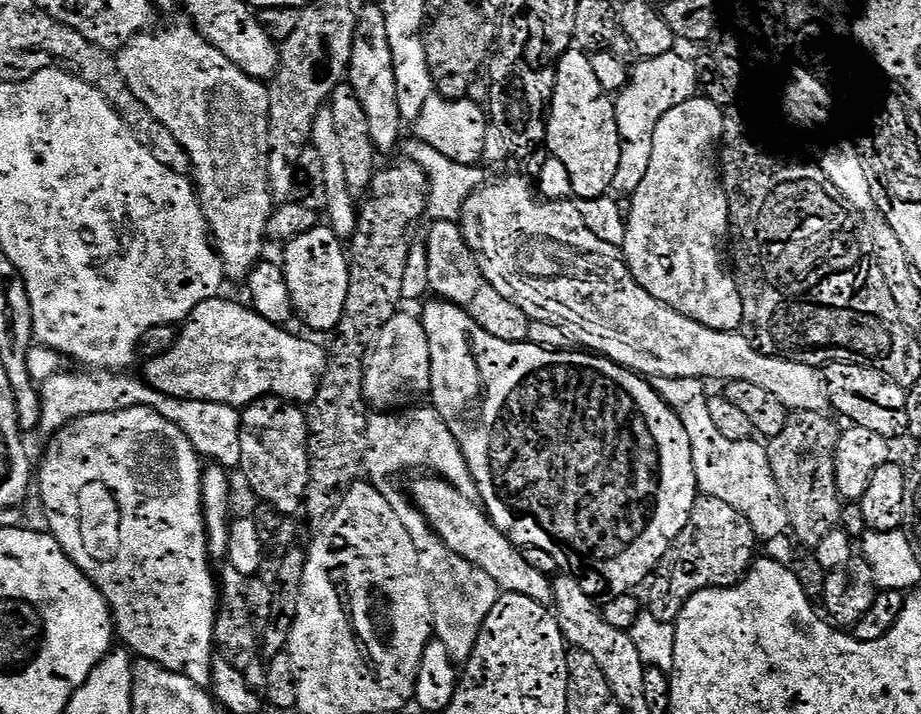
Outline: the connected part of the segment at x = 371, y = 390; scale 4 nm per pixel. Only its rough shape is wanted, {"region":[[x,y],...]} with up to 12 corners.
{"region":[[397,312],[362,358],[361,397],[386,412],[430,389],[419,317]]}

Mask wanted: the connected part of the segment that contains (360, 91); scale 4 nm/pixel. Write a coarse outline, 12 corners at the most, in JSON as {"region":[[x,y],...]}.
{"region":[[387,43],[353,44],[350,88],[368,139],[396,152],[402,119]]}

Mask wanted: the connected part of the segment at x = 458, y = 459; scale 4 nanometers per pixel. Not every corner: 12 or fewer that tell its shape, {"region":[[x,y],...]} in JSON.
{"region":[[435,411],[372,414],[362,468],[372,482],[407,468],[468,476]]}

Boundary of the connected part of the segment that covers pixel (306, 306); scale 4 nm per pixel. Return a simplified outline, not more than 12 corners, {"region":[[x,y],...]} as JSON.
{"region":[[328,226],[287,241],[282,275],[307,327],[342,319],[341,241]]}

